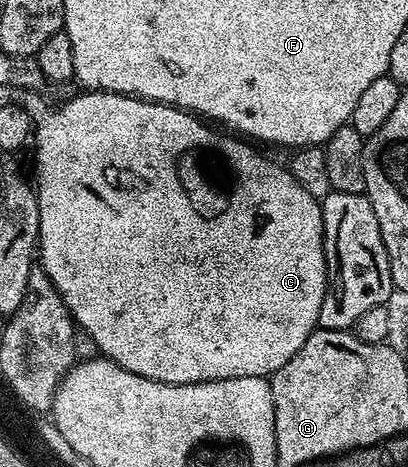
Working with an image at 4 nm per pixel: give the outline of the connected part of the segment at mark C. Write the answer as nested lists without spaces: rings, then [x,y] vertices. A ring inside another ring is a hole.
[[[84,90],[79,94],[83,95],[77,95],[68,103],[61,104],[56,111],[49,112],[40,123],[38,120],[33,131],[36,163],[36,180],[34,179],[34,182],[37,184],[37,198],[39,200],[37,259],[41,264],[41,270],[49,277],[49,281],[53,281],[57,293],[63,298],[68,309],[71,310],[71,317],[75,320],[78,330],[82,334],[84,331],[103,350],[100,352],[106,358],[113,360],[125,369],[129,369],[129,373],[137,373],[141,377],[149,377],[153,381],[185,385],[186,383],[221,381],[233,377],[270,377],[274,375],[277,369],[281,369],[281,365],[285,365],[285,361],[289,361],[293,357],[293,353],[297,353],[297,349],[301,349],[301,345],[305,345],[307,338],[319,327],[321,301],[327,292],[327,255],[323,251],[323,208],[320,200],[313,198],[306,189],[301,189],[301,185],[297,185],[297,177],[293,177],[291,170],[284,164],[282,167],[281,164],[274,163],[273,160],[266,159],[263,155],[258,155],[251,148],[254,146],[250,142],[208,125],[202,118],[196,117],[192,112],[183,110],[182,107],[170,107],[167,103],[153,103],[149,99],[134,95],[118,95],[116,91]]]

